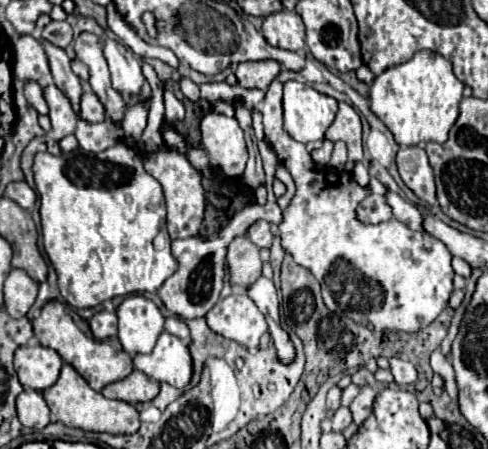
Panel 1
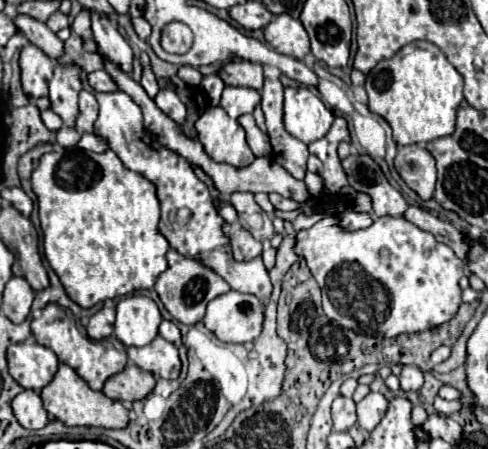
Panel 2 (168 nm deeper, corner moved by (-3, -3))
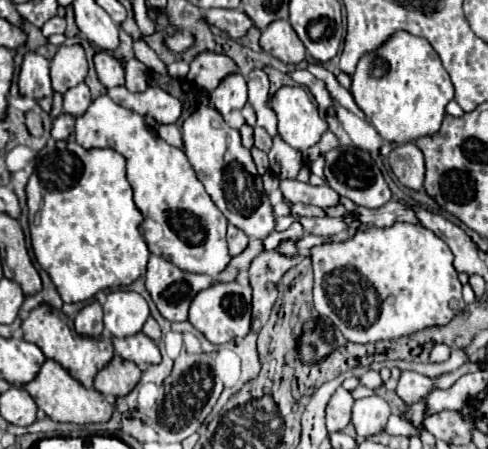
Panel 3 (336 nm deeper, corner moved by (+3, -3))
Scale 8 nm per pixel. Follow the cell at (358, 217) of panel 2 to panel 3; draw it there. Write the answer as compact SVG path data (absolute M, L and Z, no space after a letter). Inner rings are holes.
M300 218L300 224L304 228L306 234L314 234L314 236L328 236L328 234L344 234L346 232L346 224L342 218Z

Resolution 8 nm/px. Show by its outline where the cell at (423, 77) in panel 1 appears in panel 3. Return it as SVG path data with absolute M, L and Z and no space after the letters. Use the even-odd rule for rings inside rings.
M406 30L394 32L394 36L390 36L380 48L366 52L366 56L358 60L356 72L350 78L350 92L356 106L366 114L366 120L384 140L396 144L438 132L444 108L454 98L454 86L436 50L426 38L414 36Z

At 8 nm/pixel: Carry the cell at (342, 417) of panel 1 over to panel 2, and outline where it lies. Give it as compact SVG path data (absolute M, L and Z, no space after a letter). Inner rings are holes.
M338 396L332 404L332 420L334 420L334 430L346 432L356 424L356 404L352 398L342 398Z

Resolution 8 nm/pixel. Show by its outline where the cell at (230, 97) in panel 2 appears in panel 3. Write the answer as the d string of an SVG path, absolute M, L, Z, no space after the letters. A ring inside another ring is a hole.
M230 74L218 88L210 94L212 104L220 114L228 114L230 110L242 110L248 100L246 92L246 78L242 74Z

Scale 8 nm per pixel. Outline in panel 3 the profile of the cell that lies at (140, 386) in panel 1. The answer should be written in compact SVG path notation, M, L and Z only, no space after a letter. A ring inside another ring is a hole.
M118 354L102 368L94 378L94 388L108 396L126 396L138 382L140 382L142 370L136 364L130 364L128 360L122 360Z

